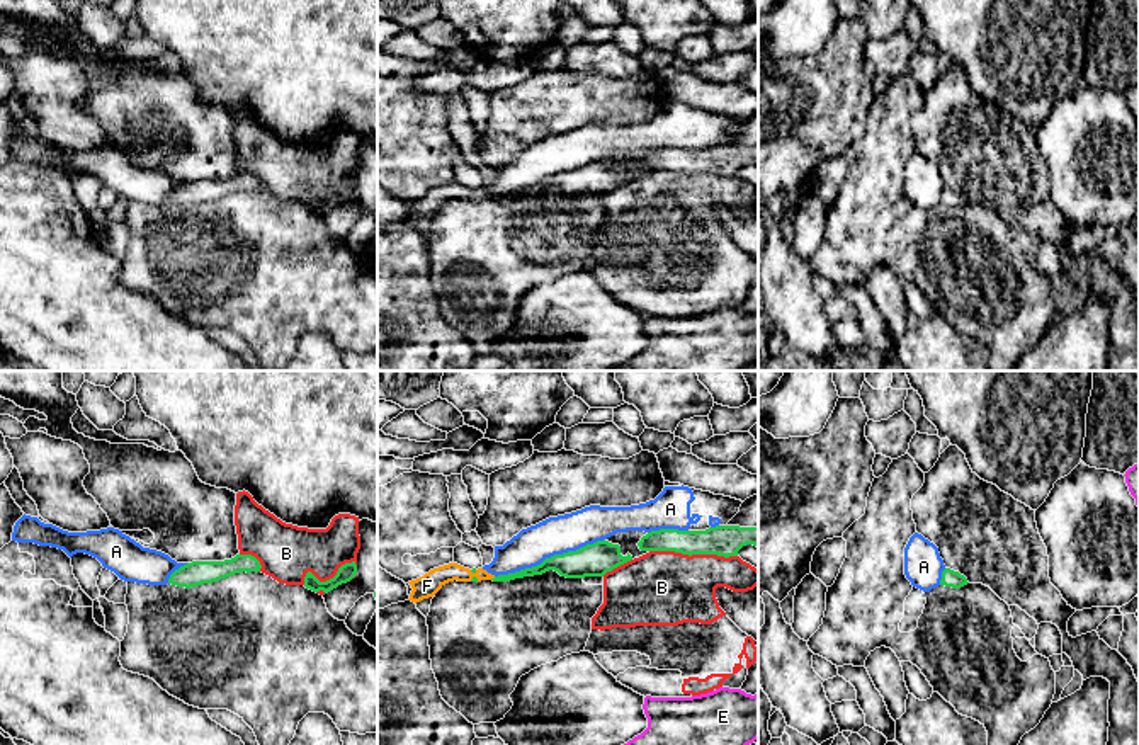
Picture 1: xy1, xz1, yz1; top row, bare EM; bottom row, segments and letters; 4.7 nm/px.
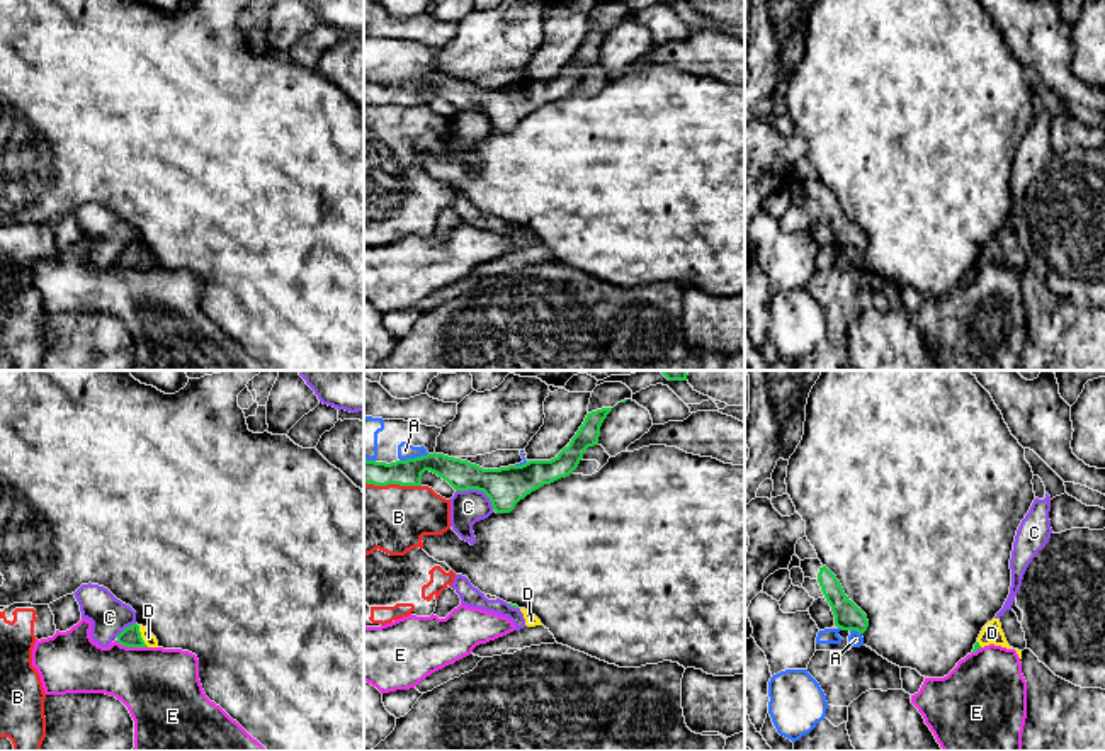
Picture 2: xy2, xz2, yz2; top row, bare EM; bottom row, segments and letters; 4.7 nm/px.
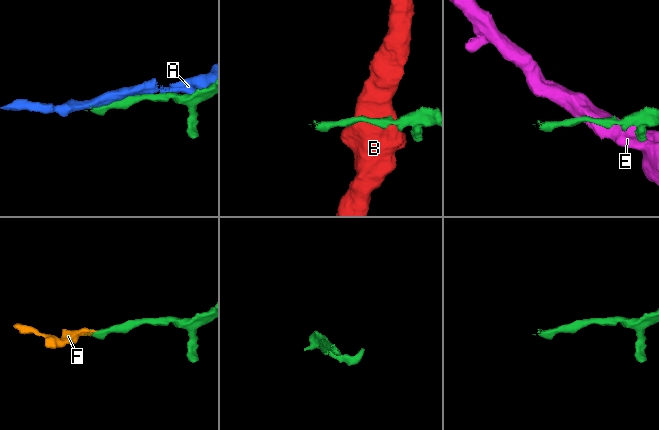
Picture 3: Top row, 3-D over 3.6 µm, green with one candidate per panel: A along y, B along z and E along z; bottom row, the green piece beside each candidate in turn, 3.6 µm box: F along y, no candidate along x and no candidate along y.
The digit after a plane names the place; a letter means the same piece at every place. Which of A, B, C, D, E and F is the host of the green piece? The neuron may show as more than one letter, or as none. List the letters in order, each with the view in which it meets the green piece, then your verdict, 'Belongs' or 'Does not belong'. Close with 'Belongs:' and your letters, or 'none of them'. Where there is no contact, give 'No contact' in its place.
A: Touches green in xz1. Does not belong
B: Touches green in xz1. Does not belong
C: Touches green in xz2. Does not belong
D: Touches green in xy2. Belongs
E: Touches green in xy2. Does not belong
F: Touches green in xz1. Belongs
Belongs: D, F

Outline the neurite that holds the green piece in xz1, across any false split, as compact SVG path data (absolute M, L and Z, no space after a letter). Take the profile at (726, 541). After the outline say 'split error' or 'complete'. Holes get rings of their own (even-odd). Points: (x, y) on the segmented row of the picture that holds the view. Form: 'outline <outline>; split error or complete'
outline M716 526L706 531L660 529L651 531L638 543L641 551L675 551L682 554L738 556L738 551L753 544L758 548L758 527Z; complete

